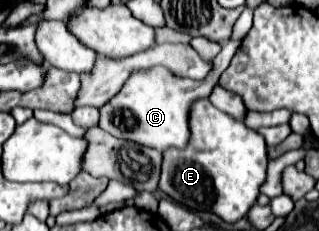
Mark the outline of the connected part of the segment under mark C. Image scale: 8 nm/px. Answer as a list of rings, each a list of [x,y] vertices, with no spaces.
[[[242,39],[226,41],[222,51],[216,55],[216,69],[204,81],[188,81],[180,77],[172,77],[168,69],[148,69],[144,73],[134,73],[120,93],[100,107],[100,127],[110,135],[126,141],[134,141],[144,147],[152,147],[158,151],[166,151],[170,147],[186,149],[190,143],[190,109],[198,99],[206,99],[212,93],[212,87],[218,83],[222,71],[230,65],[236,55]]]

